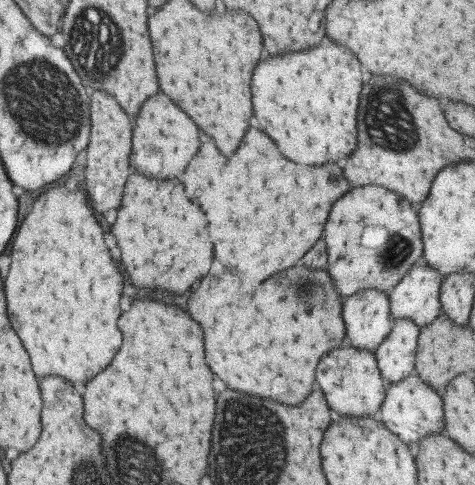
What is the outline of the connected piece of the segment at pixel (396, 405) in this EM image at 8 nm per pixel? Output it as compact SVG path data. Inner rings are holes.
M414 371L404 380L386 386L383 405L373 417L408 446L418 444L422 438L444 430L443 400L440 392L428 386Z

